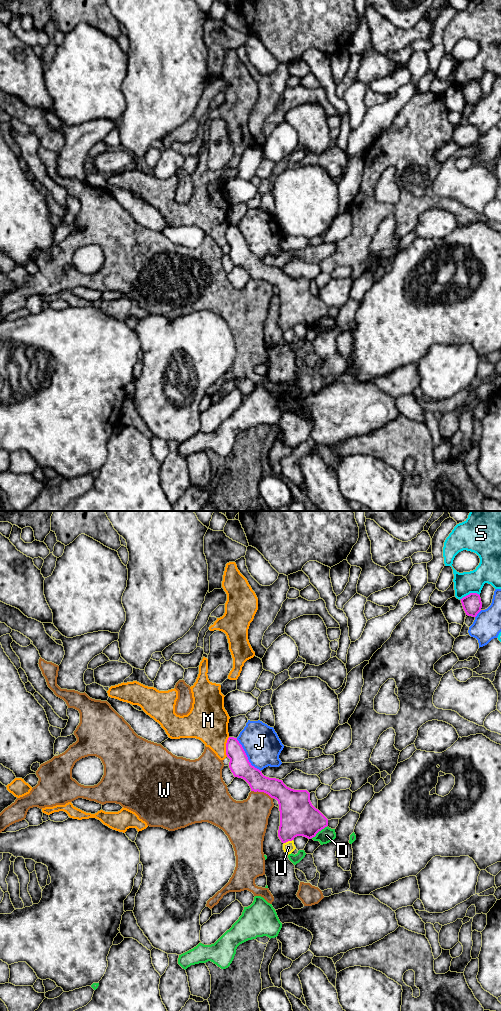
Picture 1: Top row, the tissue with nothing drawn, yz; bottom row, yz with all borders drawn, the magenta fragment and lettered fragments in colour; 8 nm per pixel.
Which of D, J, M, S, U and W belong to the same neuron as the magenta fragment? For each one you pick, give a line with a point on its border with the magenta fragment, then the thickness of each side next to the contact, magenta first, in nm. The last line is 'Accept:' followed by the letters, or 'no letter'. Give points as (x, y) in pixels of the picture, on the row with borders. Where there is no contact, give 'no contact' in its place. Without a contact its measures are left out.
Accept: no letter

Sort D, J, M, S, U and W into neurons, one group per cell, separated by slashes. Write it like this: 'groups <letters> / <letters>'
groups D / J / M / S / U / W

